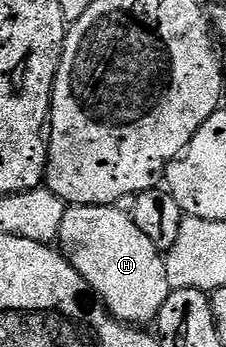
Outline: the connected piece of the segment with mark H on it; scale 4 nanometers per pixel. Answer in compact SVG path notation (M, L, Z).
M72 205L68 208L65 219L61 219L57 245L71 266L91 286L95 296L118 321L136 327L147 327L150 321L152 324L158 318L161 307L165 307L165 299L169 299L172 290L167 278L167 262L164 254L149 240L149 235L137 227L130 212L122 213L119 207L110 205Z

